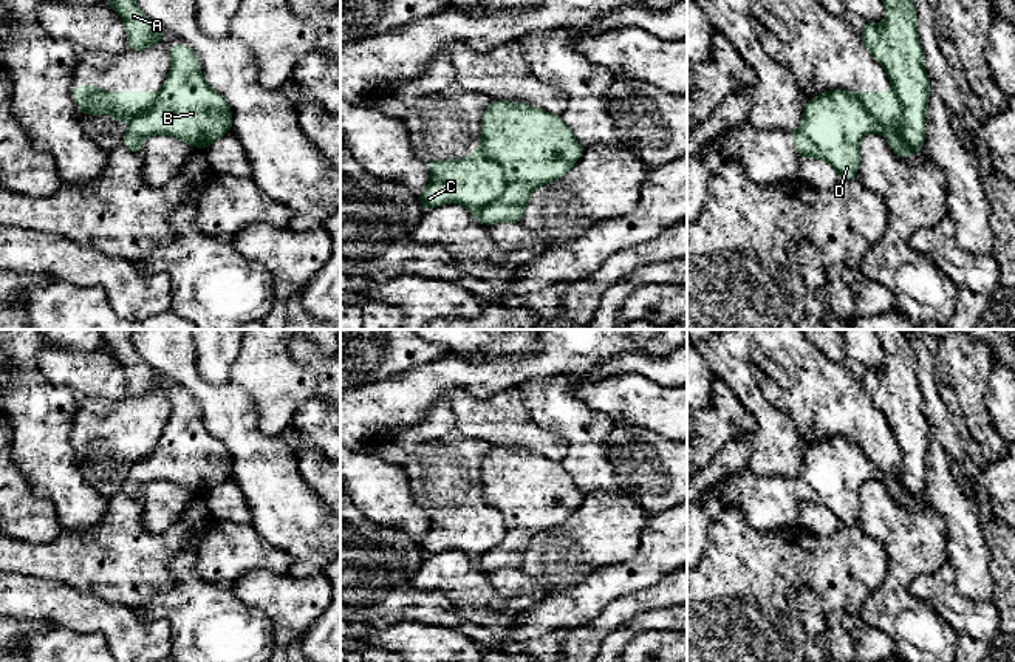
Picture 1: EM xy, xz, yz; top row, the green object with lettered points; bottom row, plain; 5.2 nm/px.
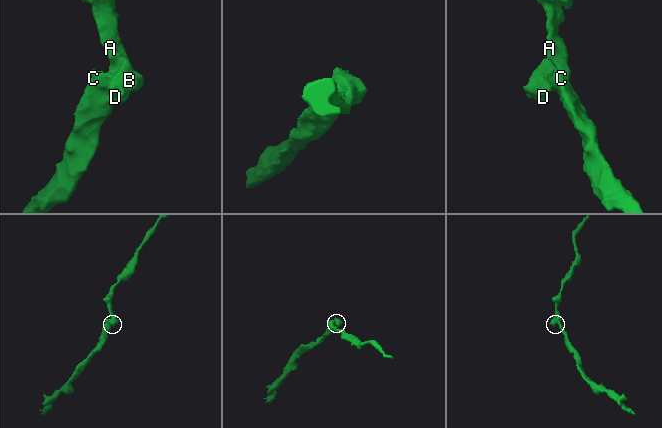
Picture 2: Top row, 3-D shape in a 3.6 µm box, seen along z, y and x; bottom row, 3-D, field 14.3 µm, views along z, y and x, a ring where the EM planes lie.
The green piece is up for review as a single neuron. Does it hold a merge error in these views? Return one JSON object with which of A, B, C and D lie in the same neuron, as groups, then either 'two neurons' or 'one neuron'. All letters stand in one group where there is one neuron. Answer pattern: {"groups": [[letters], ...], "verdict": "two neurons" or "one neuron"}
{"groups": [["A", "B", "D"], ["C"]], "verdict": "two neurons"}

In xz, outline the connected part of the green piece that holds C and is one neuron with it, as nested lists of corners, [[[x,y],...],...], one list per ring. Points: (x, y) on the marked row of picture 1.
[[[481,147],[463,159],[427,161],[427,167],[430,183],[418,196],[424,209],[458,203],[477,217],[506,189],[503,169]]]

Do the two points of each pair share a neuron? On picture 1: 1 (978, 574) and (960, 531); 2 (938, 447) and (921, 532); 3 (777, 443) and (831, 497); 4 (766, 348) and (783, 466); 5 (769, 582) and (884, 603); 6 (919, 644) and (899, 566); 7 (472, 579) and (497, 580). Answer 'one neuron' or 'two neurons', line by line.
1: one neuron
2: two neurons
3: two neurons
4: two neurons
5: two neurons
6: one neuron
7: two neurons

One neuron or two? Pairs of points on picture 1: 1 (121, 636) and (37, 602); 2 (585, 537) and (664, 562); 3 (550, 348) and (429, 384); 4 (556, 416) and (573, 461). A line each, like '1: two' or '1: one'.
1: one
2: two
3: one
4: one

